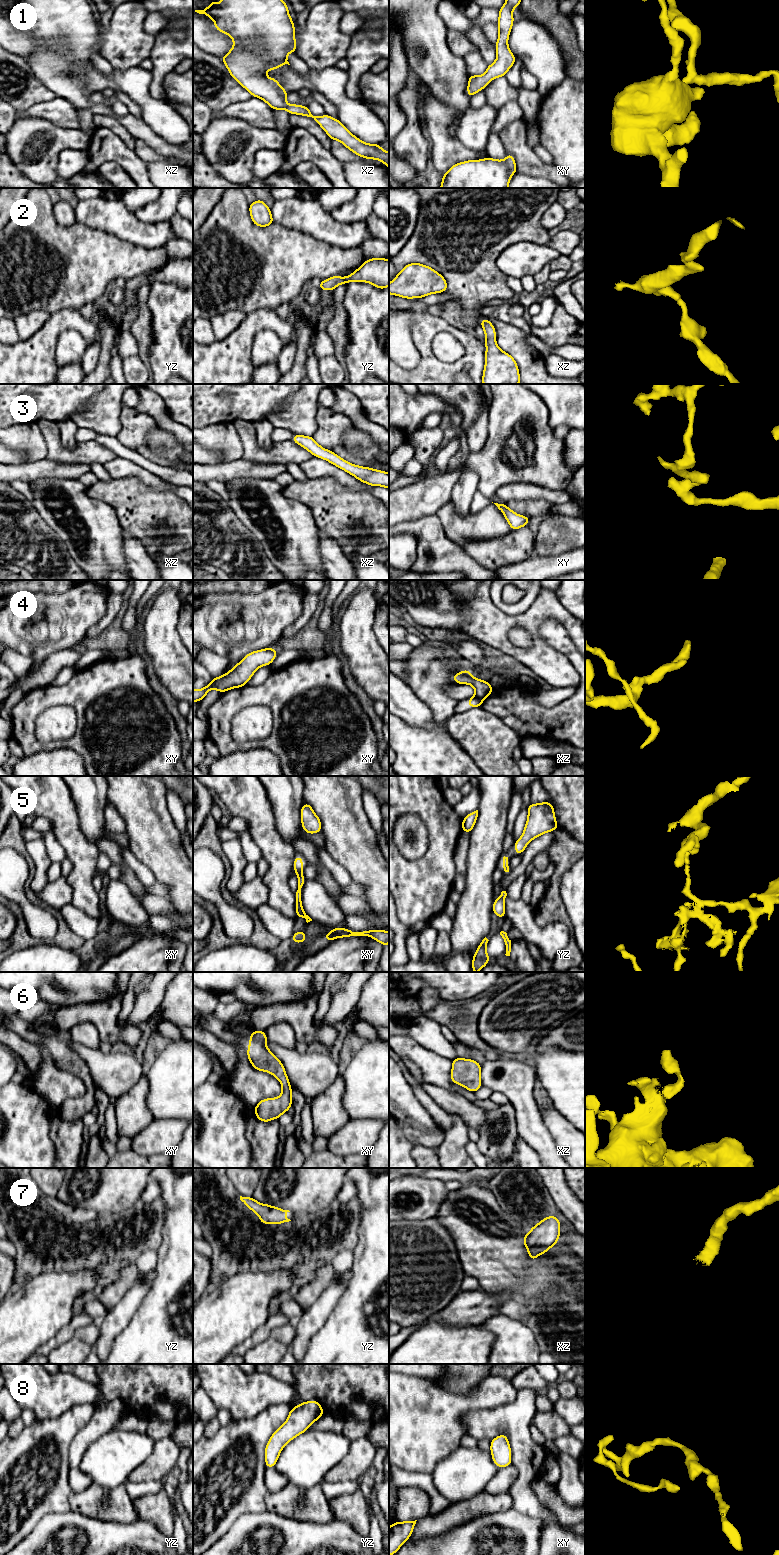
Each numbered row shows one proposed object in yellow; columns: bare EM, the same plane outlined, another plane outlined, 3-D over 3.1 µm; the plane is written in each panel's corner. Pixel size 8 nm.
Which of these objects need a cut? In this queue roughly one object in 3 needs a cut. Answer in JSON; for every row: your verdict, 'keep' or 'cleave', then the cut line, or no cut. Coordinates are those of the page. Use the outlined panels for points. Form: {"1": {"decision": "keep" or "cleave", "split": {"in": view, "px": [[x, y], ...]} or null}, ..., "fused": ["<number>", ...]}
{"1": {"decision": "keep", "split": null}, "2": {"decision": "keep", "split": null}, "3": {"decision": "keep", "split": null}, "4": {"decision": "keep", "split": null}, "5": {"decision": "cleave", "split": {"in": "xy", "px": [[295, 870], [300, 872]]}}, "6": {"decision": "keep", "split": null}, "7": {"decision": "keep", "split": null}, "8": {"decision": "keep", "split": null}, "fused": ["5"]}

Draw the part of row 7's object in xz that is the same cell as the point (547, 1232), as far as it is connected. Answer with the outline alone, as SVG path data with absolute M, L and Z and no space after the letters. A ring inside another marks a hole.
M551 1215L542 1219L533 1226L528 1234L523 1237L523 1243L529 1253L531 1261L541 1254L546 1253L556 1245L560 1237L561 1224L556 1216Z

